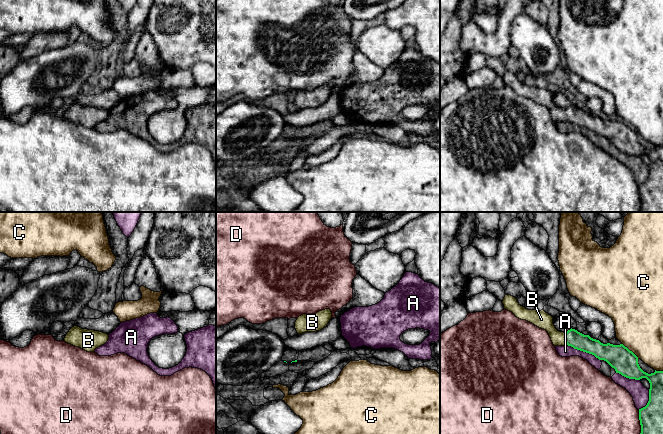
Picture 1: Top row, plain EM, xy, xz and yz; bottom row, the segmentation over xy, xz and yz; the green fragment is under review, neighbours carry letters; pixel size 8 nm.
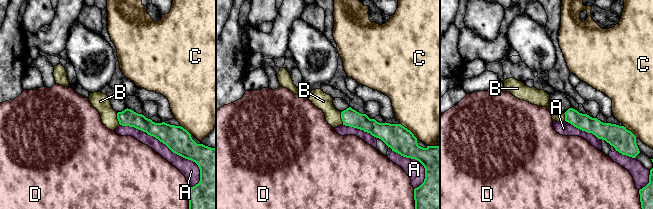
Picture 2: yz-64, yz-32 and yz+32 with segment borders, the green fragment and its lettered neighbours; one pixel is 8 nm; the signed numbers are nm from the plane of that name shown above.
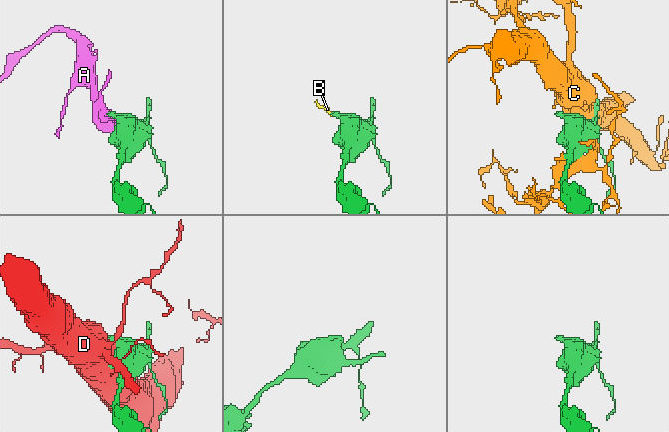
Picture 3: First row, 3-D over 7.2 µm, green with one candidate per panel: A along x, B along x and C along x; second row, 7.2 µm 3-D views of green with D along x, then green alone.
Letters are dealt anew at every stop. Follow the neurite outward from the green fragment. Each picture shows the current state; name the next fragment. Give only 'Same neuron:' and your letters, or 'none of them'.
Same neuron: B

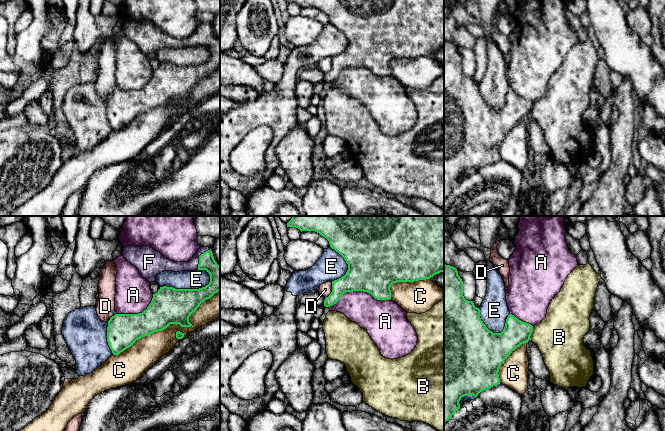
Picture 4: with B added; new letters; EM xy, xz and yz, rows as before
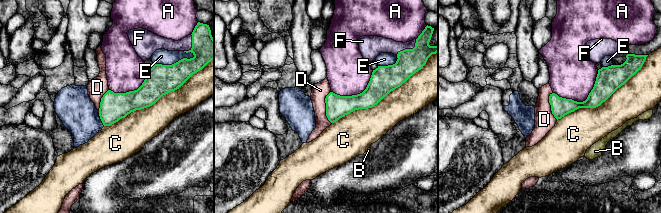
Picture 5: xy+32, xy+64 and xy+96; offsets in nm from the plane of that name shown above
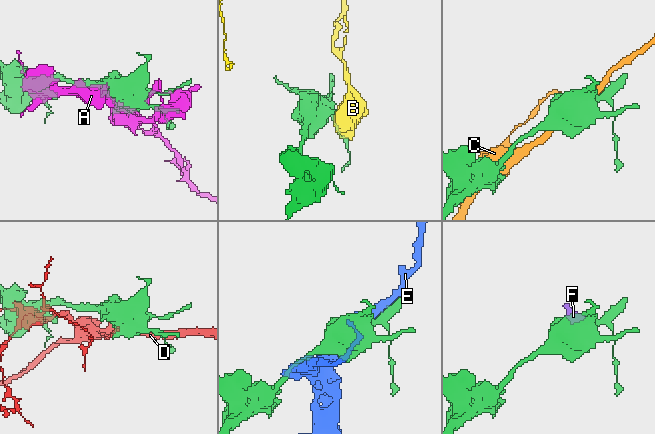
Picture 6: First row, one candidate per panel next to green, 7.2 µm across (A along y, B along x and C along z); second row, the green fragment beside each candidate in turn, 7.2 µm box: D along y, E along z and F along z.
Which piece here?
Same neuron: F

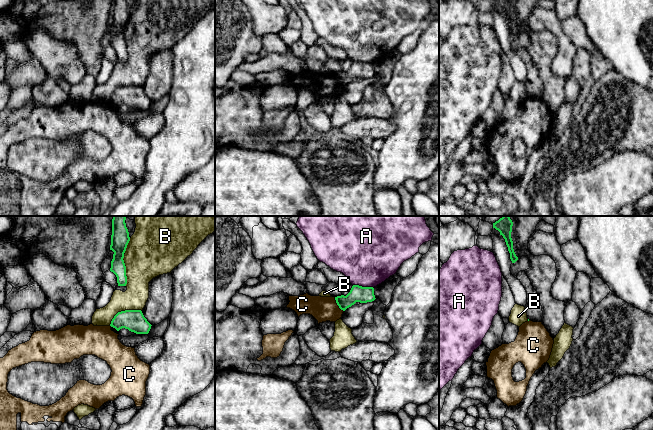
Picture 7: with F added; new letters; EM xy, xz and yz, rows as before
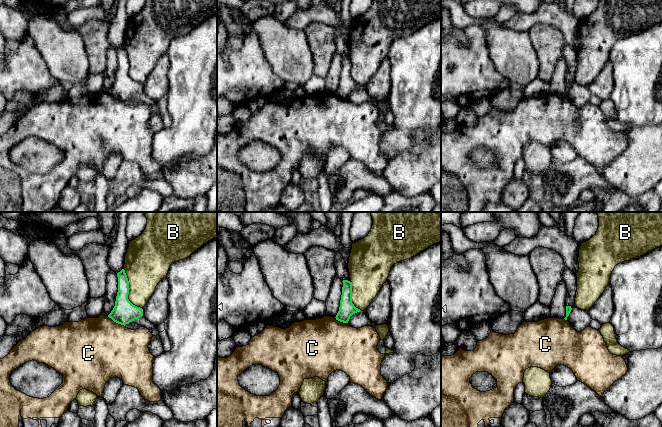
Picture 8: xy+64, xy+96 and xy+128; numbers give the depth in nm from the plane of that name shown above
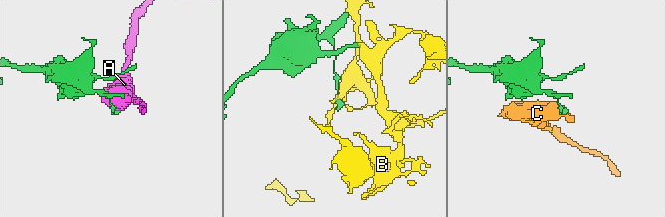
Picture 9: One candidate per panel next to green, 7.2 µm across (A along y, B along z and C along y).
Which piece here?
Same neuron: none of them

